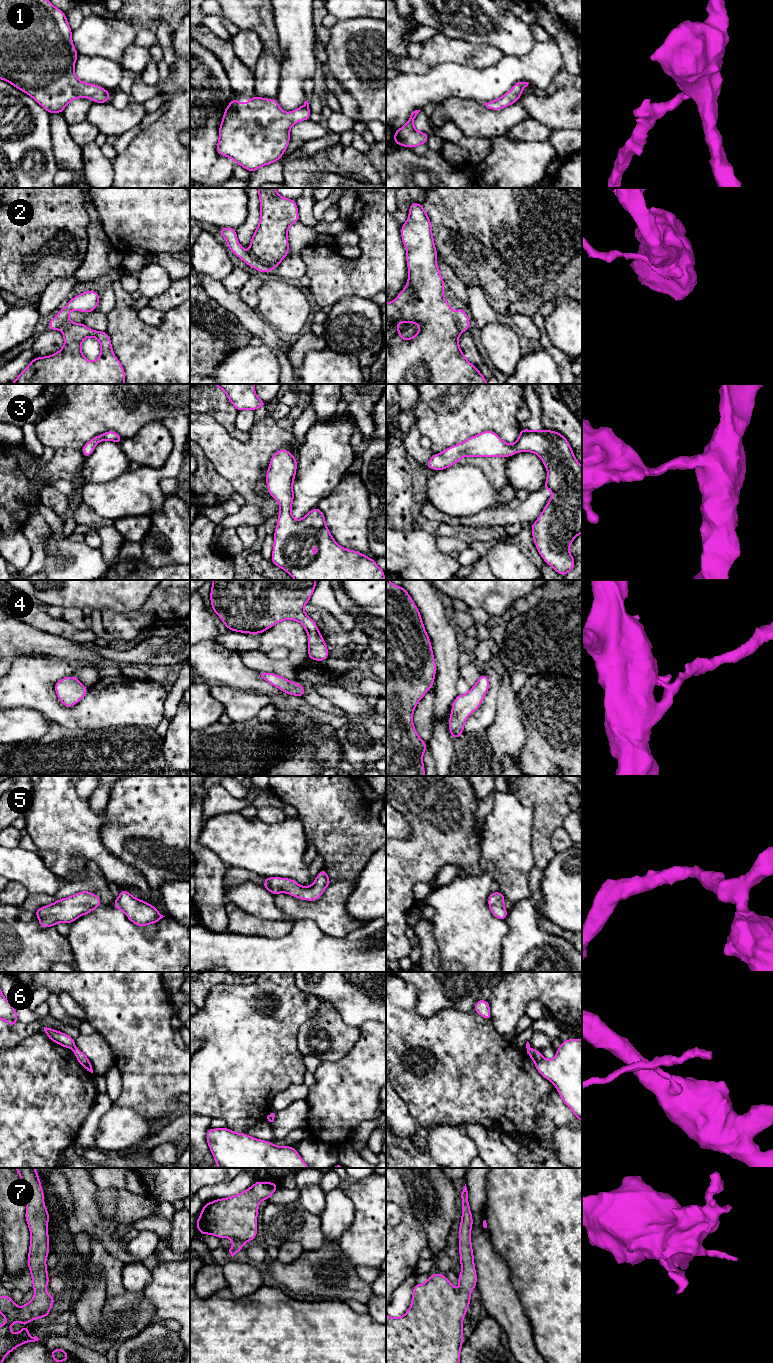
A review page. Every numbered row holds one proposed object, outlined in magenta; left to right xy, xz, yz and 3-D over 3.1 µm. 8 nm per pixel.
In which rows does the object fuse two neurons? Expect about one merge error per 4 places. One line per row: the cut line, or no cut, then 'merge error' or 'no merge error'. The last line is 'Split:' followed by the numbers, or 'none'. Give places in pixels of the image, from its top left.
1: no cut; no merge error
2: cut in xz along (250, 253), (270, 269); merge error
3: no cut; no merge error
4: no cut; no merge error
5: no cut; no merge error
6: cut in xy along (75, 1047), (72, 1049); merge error
7: no cut; no merge error
Split: 2, 6

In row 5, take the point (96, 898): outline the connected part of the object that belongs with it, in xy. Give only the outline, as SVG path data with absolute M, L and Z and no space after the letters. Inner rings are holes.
M81 891L66 898L59 899L50 905L37 909L34 913L42 928L55 926L58 922L71 924L79 917L86 915L102 902L99 896L90 891Z

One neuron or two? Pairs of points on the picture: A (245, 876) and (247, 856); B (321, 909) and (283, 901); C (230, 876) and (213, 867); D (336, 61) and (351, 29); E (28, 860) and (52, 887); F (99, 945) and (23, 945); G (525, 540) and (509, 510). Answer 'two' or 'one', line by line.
A: two
B: one
C: two
D: one
E: one
F: two
G: two

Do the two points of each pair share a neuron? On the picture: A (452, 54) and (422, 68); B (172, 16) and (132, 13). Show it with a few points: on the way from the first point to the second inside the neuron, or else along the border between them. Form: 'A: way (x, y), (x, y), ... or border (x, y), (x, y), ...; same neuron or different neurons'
A: border (419, 59), (430, 68); different neurons
B: way (162, 12), (142, 12); same neuron

